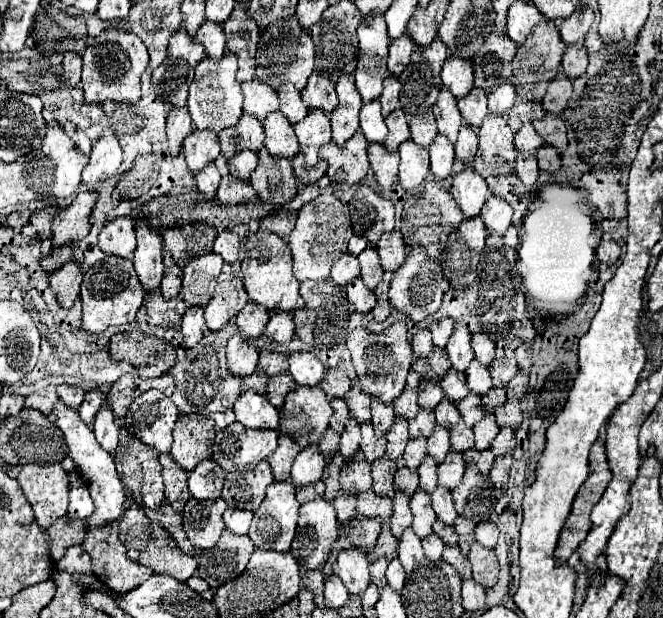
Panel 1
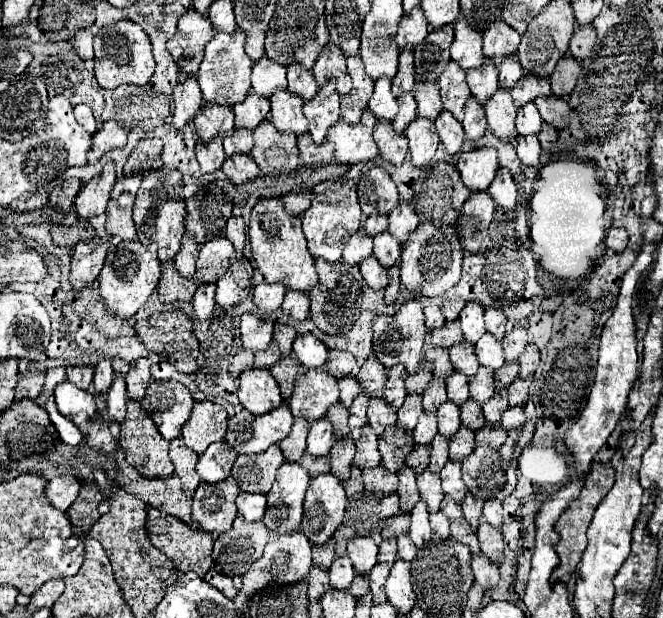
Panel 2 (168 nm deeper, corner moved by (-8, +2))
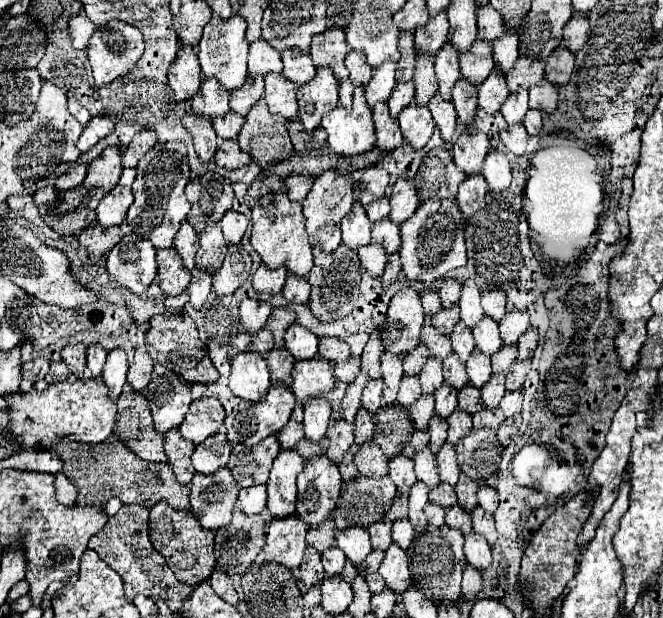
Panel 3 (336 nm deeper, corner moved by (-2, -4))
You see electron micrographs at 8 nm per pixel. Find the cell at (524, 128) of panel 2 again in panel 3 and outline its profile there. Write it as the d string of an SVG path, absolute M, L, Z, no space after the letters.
M519 89L517 93L511 93L507 97L507 101L503 103L503 107L501 107L501 115L505 117L505 121L509 125L523 123L527 111L529 111L529 105L527 105L527 89Z

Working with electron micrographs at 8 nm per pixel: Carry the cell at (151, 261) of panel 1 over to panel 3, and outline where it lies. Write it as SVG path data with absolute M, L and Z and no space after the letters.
M183 143L155 145L143 155L137 165L137 179L133 183L133 205L127 213L127 223L137 237L147 237L155 249L171 249L173 239L181 227L181 221L189 213L189 203L183 195L185 185L189 183L189 163L187 149Z

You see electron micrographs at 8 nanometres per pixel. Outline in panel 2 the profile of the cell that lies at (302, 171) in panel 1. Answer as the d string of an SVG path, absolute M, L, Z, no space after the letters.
M309 133L297 137L297 147L299 147L301 165L315 167L321 163L329 163L333 159L333 143L323 141L321 145L315 145L313 139L309 139Z

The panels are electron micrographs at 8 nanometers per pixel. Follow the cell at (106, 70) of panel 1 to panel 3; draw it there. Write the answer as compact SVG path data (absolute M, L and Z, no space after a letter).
M109 21L107 25L97 27L91 41L89 41L89 45L87 45L87 55L89 55L91 67L93 67L95 85L103 87L103 85L115 81L117 77L127 75L135 67L139 57L143 55L143 49L145 49L145 45L143 45L143 37L141 37L139 29L129 25L129 23Z

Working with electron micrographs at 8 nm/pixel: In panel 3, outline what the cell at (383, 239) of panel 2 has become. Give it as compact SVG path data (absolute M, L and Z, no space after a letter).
M383 219L383 221L375 223L373 231L371 231L371 237L373 237L373 243L383 245L383 249L385 249L387 255L397 253L399 247L401 247L399 227L395 223L391 223L391 219Z

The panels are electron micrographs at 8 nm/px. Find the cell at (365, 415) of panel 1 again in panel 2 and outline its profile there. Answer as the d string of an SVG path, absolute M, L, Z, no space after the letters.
M365 361L357 379L359 379L361 387L365 389L365 393L369 397L373 397L373 395L381 395L381 391L385 389L387 373L385 373L385 367L381 361Z

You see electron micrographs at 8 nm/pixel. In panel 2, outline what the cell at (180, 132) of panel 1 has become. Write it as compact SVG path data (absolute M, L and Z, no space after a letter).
M187 75L177 87L173 89L173 101L175 101L175 115L173 115L173 125L177 129L183 129L199 111L203 99L201 99L201 89L197 87L197 77Z

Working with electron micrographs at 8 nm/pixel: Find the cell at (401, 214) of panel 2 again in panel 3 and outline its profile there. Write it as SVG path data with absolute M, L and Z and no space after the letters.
M399 179L393 189L391 189L391 221L395 221L395 225L401 225L405 223L413 213L415 209L419 207L419 197L417 197L417 191L415 191L415 185L407 179Z

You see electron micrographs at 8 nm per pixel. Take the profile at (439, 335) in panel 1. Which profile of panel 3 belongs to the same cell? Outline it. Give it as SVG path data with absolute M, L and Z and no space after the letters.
M445 281L439 289L439 297L441 297L441 305L443 307L453 307L457 305L459 301L459 295L461 295L461 283L455 283L455 281Z

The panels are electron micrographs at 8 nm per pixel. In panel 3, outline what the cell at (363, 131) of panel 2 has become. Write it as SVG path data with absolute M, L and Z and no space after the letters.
M355 89L351 113L347 113L343 107L337 107L321 119L321 127L327 133L331 151L341 157L363 155L375 145L375 127L363 89Z

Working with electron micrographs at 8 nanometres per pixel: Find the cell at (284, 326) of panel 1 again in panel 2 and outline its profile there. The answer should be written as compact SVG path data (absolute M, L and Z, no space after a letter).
M287 289L281 309L283 309L285 315L289 315L289 317L293 317L297 321L303 321L309 315L309 305L311 305L311 301L309 301L309 295L305 291Z

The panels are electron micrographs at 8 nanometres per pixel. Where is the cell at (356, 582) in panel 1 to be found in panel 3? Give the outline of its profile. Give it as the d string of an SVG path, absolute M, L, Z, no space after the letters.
M345 529L339 531L335 535L337 539L337 547L347 555L347 559L353 565L361 565L367 555L371 553L371 541L369 541L369 533L365 529Z

